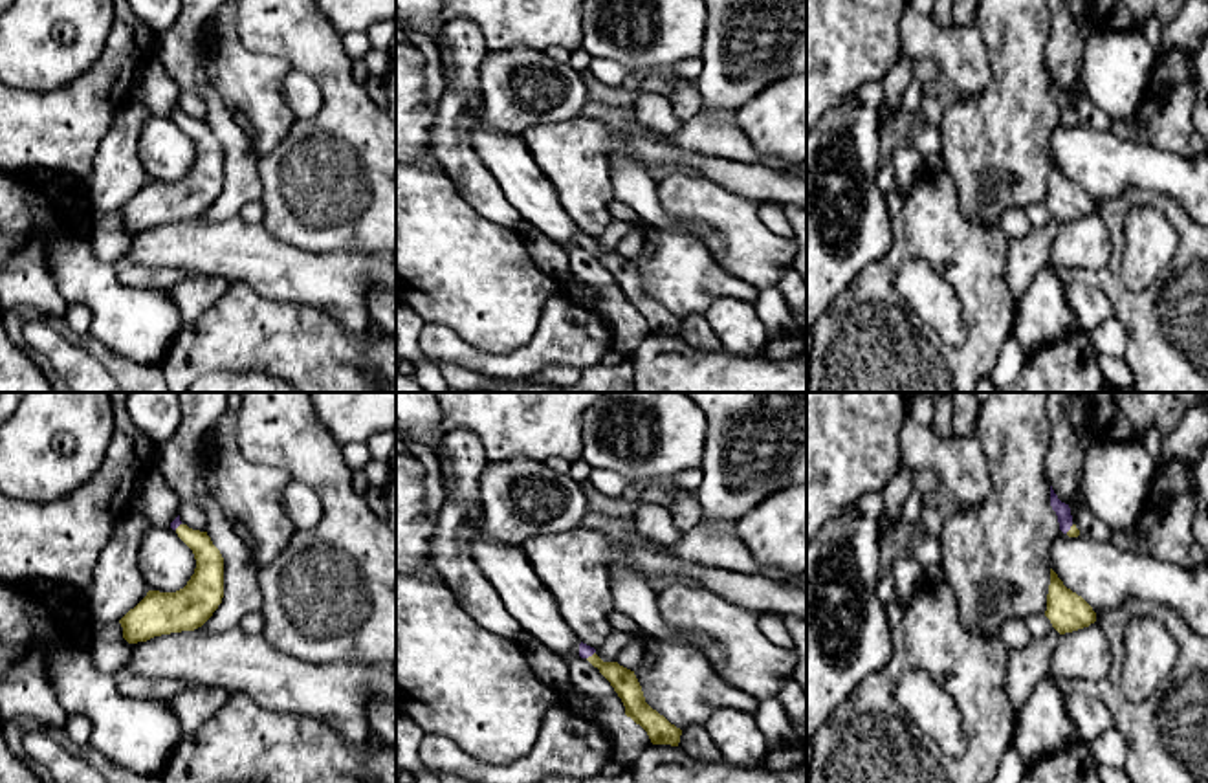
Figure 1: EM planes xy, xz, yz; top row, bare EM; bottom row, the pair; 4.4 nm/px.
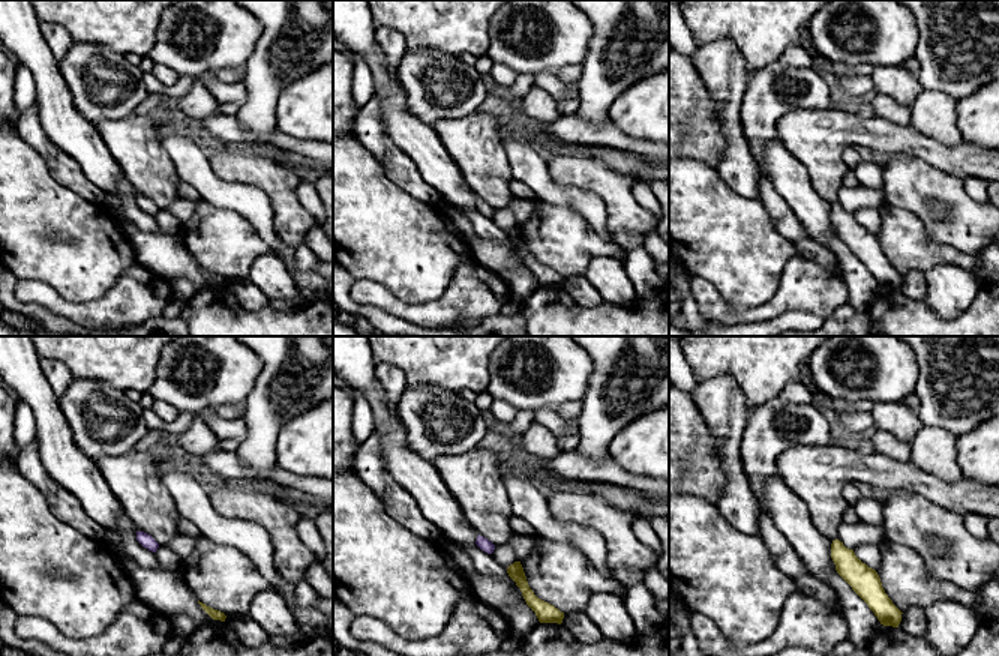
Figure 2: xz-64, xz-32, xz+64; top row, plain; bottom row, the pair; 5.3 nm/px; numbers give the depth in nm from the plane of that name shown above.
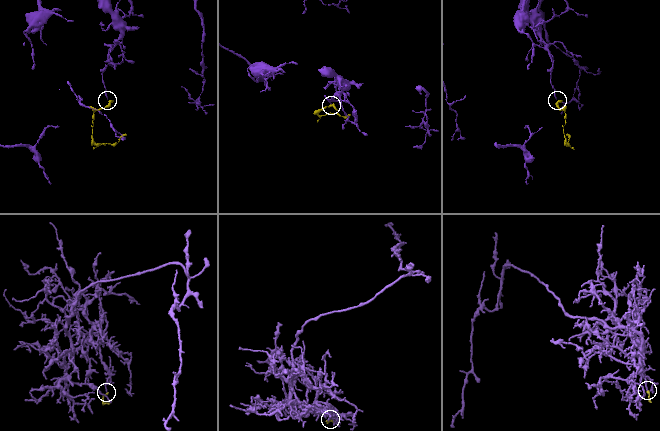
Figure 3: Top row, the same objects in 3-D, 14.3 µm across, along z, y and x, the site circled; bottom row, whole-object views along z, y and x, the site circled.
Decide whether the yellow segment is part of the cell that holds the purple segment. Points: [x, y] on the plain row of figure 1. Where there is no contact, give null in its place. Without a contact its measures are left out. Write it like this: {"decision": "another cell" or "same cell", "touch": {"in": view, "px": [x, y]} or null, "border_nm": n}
{"decision": "same cell", "touch": {"in": "xz", "px": [591, 244]}, "border_nm": 50}

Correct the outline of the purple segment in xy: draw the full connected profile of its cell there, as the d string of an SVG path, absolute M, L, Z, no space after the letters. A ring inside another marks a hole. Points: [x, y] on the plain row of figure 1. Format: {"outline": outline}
{"outline": "M180 110L170 112L178 127L192 139L196 158L187 174L176 182L148 180L121 209L128 233L154 226L194 220L218 198L224 187L224 147L207 121L192 119Z"}

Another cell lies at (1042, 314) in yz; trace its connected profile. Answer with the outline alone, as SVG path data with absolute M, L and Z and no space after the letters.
M1045 264L1016 301L1012 337L1021 345L1025 356L1032 356L1052 345L1061 334L1078 328L1063 288L1056 268Z

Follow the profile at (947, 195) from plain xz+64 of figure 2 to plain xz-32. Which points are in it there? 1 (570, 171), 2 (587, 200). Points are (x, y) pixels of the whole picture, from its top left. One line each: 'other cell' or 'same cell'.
1: same cell
2: other cell

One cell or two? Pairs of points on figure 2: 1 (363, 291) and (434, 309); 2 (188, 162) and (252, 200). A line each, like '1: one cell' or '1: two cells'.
1: one cell
2: one cell

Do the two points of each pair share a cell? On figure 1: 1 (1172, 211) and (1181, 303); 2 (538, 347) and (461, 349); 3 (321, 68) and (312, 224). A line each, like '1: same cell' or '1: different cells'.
1: same cell
2: same cell
3: same cell

